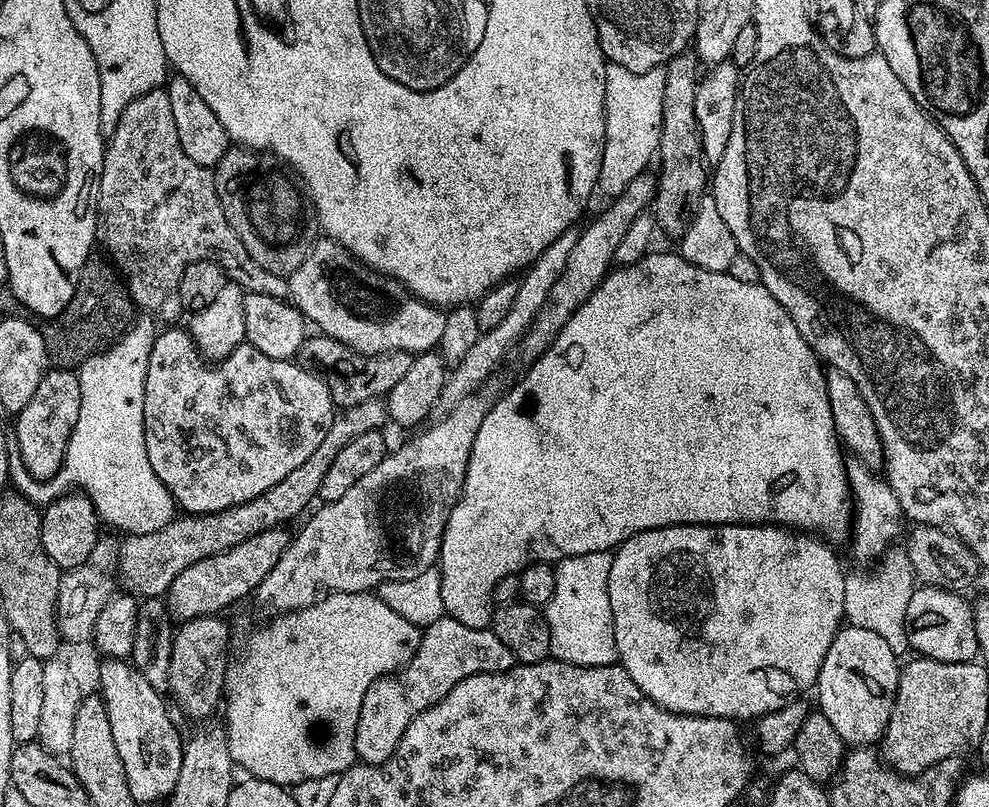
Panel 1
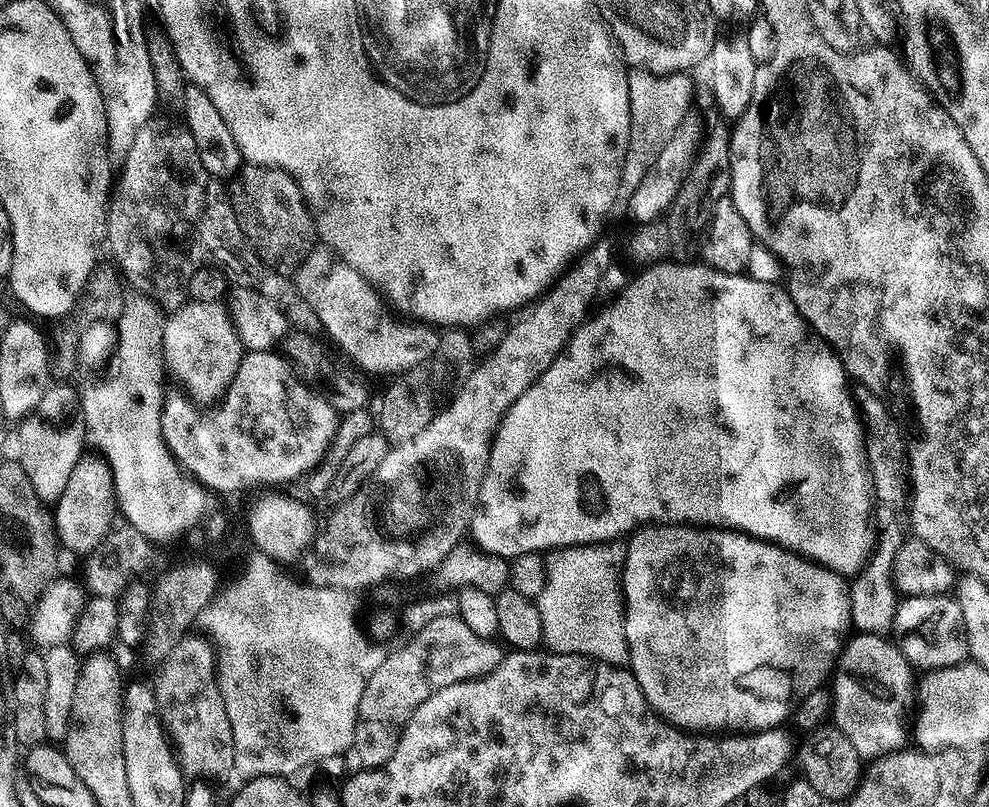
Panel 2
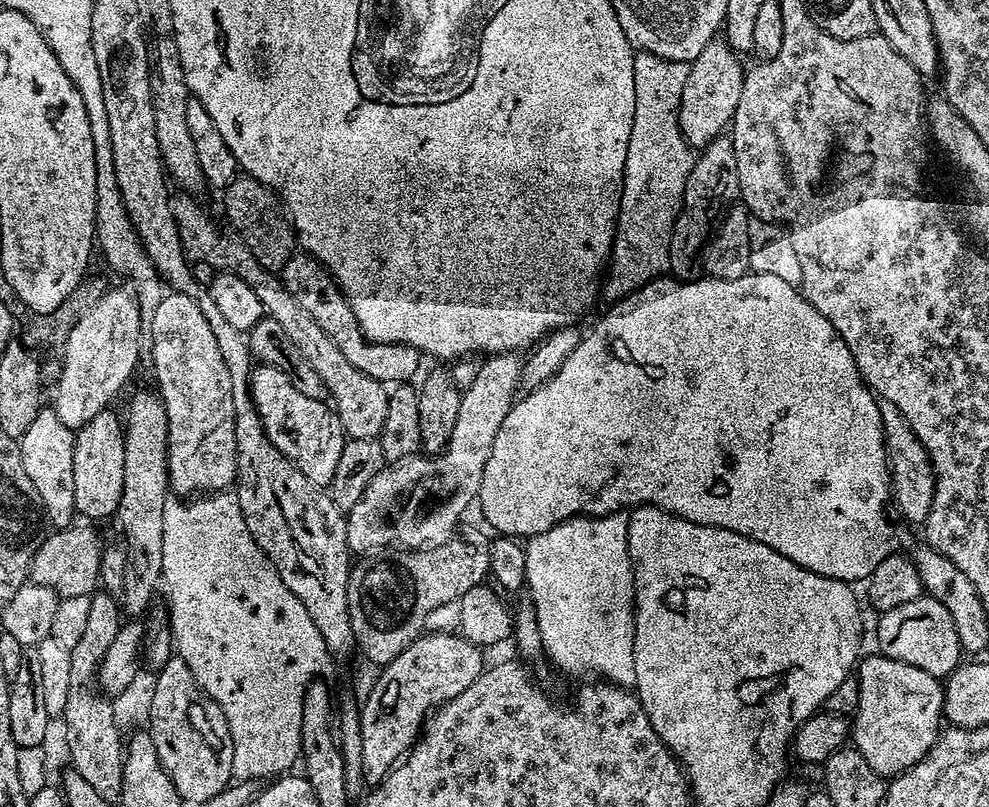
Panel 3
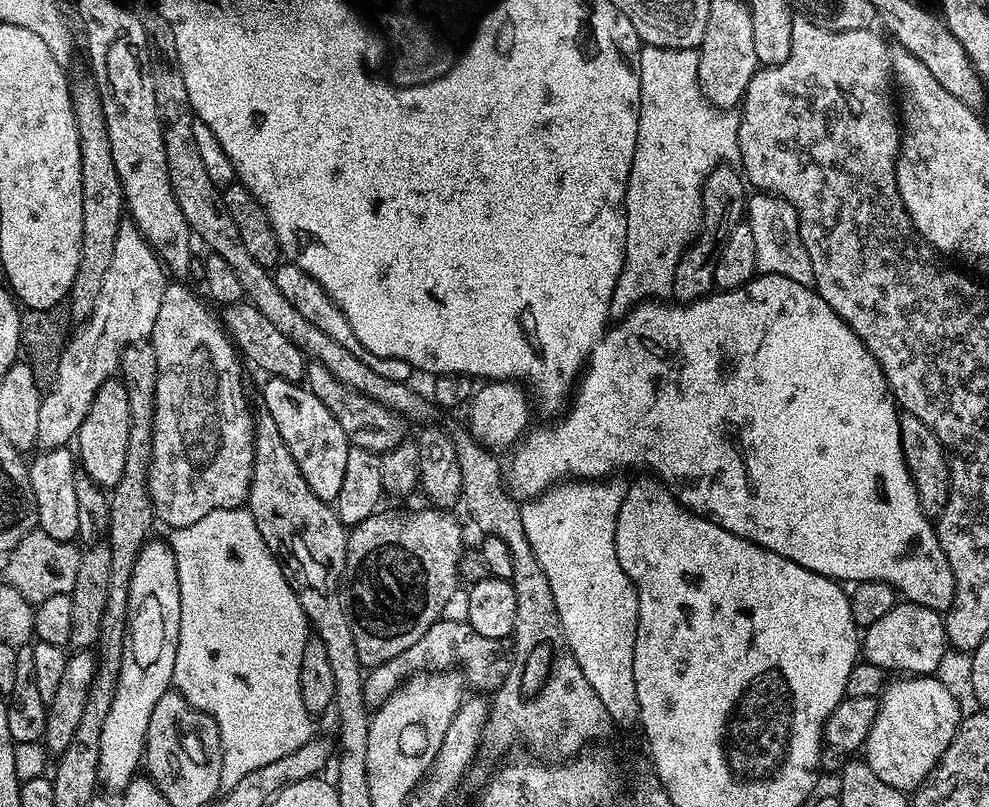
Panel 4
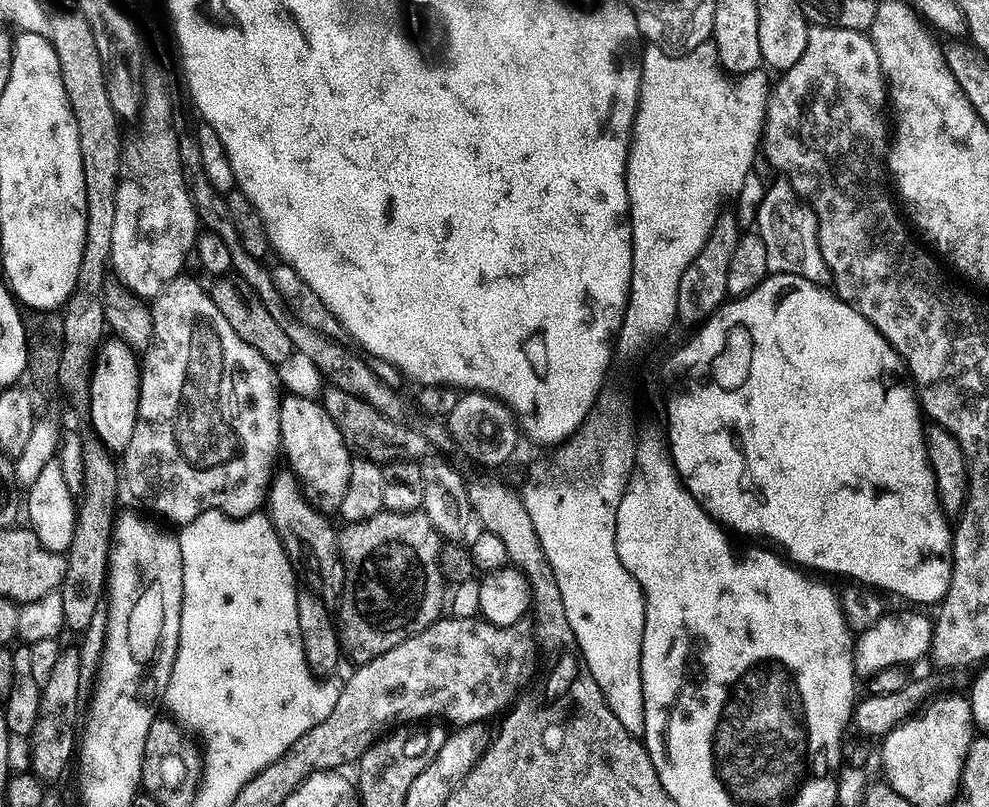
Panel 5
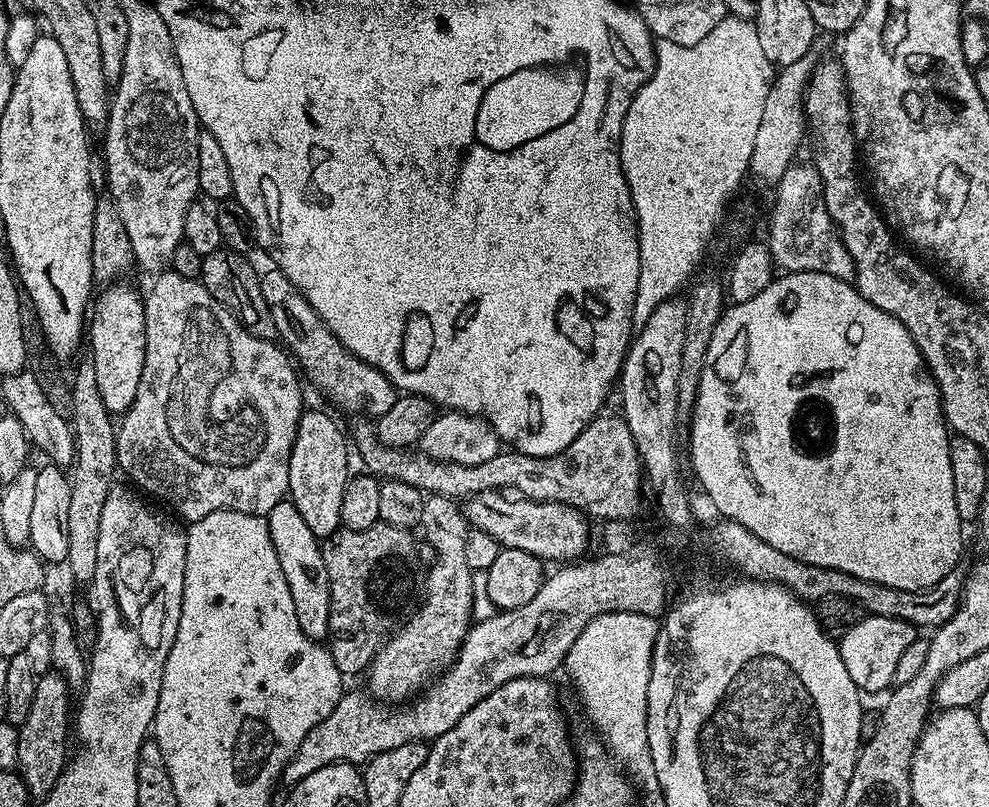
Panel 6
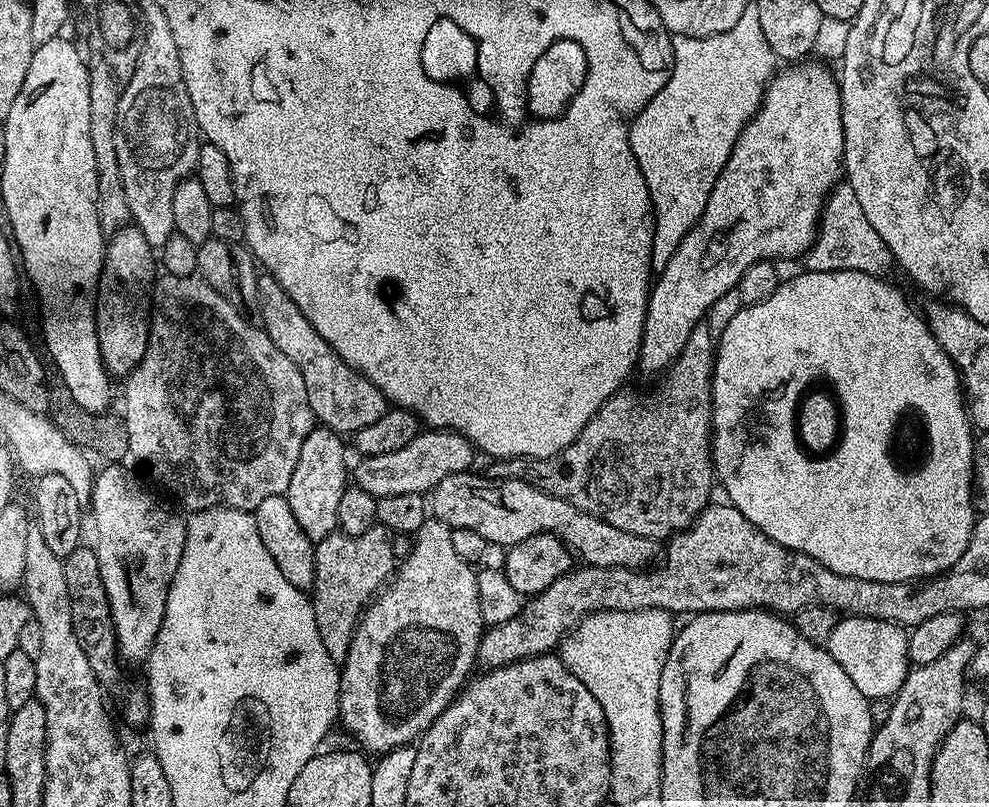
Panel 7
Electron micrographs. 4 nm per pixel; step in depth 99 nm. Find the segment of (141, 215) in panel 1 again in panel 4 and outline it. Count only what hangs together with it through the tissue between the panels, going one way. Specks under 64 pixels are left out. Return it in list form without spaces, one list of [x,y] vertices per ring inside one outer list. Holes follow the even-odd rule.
[[[315,362],[307,365],[306,387],[315,394],[318,402],[322,402],[322,406],[326,406],[326,410],[330,410],[330,414],[334,414],[334,418],[338,418],[338,426],[342,426],[351,447],[379,454],[397,448],[402,443],[401,417],[386,406],[366,398],[366,394],[356,392],[350,386],[338,382],[334,378],[334,374],[330,374],[330,370],[326,370],[326,366]]]

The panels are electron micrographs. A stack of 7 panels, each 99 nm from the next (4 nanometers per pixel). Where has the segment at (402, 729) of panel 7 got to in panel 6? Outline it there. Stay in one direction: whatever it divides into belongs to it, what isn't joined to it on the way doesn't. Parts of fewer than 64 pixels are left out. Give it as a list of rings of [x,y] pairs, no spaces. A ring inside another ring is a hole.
[[[429,495],[422,506],[419,527],[424,528],[429,546],[436,551],[436,565],[429,572],[427,569],[426,595],[422,603],[384,641],[366,673],[367,691],[380,702],[411,701],[433,677],[443,673],[456,659],[468,629],[474,623],[473,570],[466,566],[466,534],[470,525],[461,505],[450,496]]]

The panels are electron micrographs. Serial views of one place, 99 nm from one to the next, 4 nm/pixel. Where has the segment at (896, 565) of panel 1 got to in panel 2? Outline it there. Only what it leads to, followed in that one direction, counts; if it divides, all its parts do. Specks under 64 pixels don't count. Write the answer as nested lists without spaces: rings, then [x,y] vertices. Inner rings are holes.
[[[877,507],[874,512],[874,528],[878,533],[872,555],[868,563],[856,573],[851,581],[848,597],[852,611],[852,628],[860,634],[884,636],[891,633],[892,623],[896,617],[898,593],[892,585],[892,563],[894,554],[904,545],[906,528],[896,521],[897,513],[891,508]]]

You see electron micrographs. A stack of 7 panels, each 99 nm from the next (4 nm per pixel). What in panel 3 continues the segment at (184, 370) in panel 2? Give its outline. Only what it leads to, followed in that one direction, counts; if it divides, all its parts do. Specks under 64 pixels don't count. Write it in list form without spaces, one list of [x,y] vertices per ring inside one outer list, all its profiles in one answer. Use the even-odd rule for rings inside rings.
[[[173,291],[165,294],[162,302],[158,302],[158,310],[154,310],[150,327],[152,327],[152,368],[156,371],[157,382],[160,383],[158,395],[163,401],[168,419],[168,487],[180,498],[192,498],[197,494],[215,494],[231,489],[236,479],[236,415],[230,374],[226,370],[226,362],[222,362],[222,354],[218,354],[218,342],[214,342],[214,333],[210,331],[206,318],[202,318],[202,311],[196,302]]]

